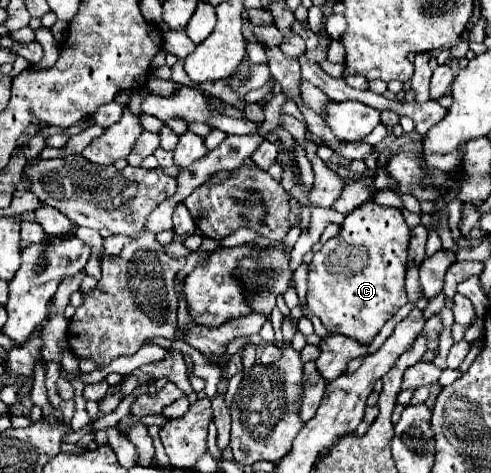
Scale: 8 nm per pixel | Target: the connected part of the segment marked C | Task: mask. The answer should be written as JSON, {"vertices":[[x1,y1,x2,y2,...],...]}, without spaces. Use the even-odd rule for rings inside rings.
{"vertices":[[366,203,346,215,340,235,314,253,308,273,308,305,330,333,340,333,370,345,382,325,408,303,404,273,410,229,394,207]]}

